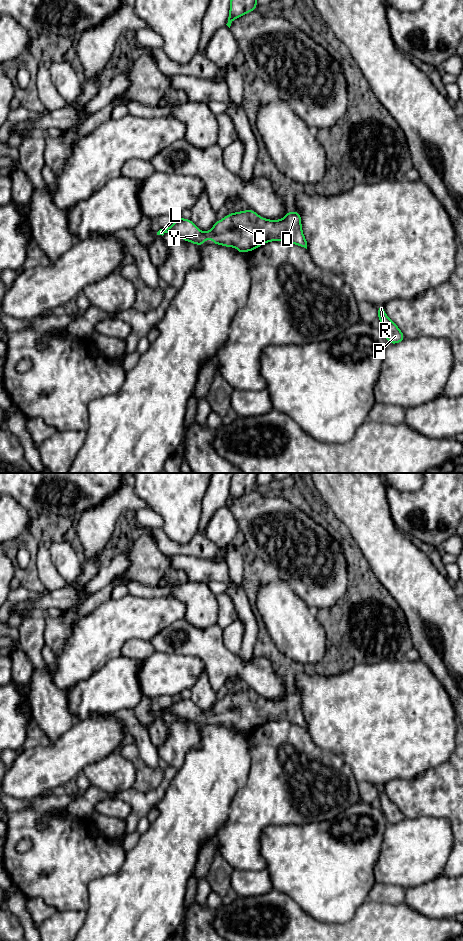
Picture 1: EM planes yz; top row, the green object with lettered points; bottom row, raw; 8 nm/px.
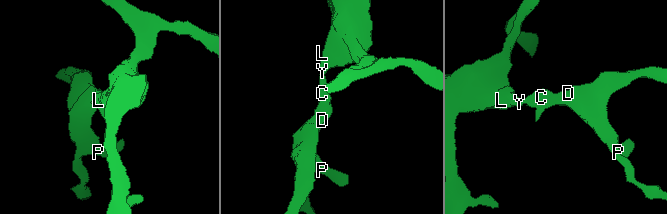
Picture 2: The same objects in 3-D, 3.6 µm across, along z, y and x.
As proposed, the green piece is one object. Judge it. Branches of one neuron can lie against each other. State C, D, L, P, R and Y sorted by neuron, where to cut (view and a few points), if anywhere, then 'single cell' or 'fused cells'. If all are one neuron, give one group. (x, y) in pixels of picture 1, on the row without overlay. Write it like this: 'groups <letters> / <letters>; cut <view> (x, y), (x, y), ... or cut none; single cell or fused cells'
groups C D L P R Y; cut none; single cell

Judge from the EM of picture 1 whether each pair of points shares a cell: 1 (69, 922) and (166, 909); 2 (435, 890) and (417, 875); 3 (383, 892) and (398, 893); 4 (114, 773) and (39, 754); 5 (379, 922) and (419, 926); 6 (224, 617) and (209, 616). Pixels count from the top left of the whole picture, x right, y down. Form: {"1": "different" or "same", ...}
{"1": "different", "2": "different", "3": "same", "4": "different", "5": "same", "6": "different"}

